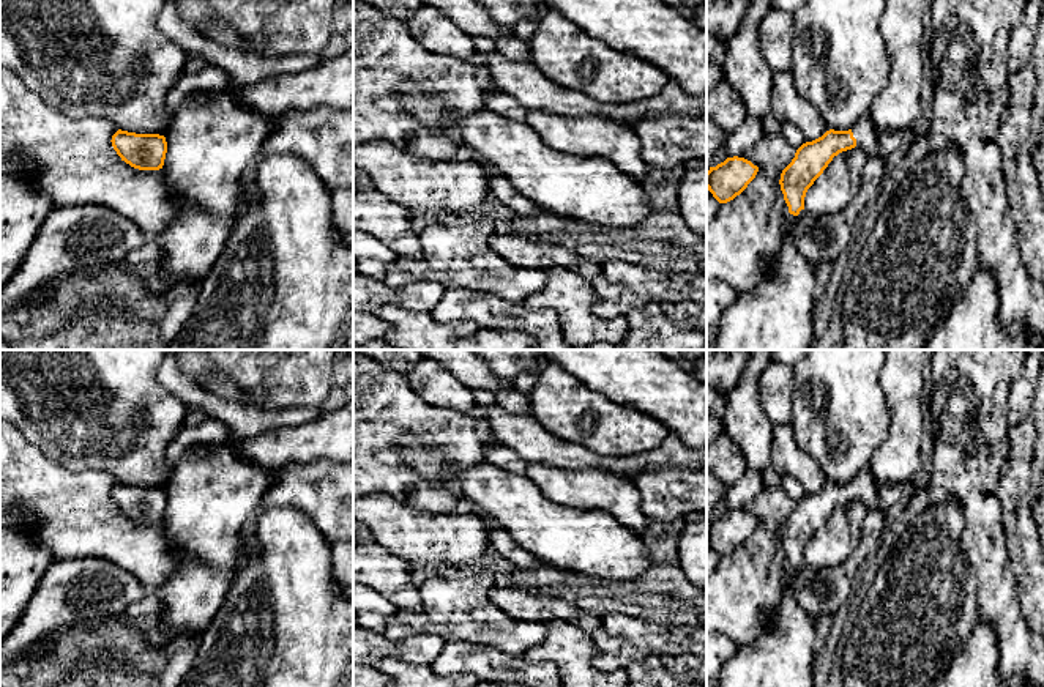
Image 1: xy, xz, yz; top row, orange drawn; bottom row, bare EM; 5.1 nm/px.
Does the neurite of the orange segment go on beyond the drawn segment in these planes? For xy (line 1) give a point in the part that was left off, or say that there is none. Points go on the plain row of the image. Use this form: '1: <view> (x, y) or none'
1: none

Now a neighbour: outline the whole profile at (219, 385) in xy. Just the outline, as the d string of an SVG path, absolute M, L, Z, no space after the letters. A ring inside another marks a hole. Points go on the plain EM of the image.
M224 372L213 373L205 380L196 381L197 386L203 388L207 392L230 400L237 403L251 405L252 399L246 391L241 391L237 383L229 378Z

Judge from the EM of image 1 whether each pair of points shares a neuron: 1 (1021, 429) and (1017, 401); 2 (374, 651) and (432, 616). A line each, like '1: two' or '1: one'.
1: one
2: two

